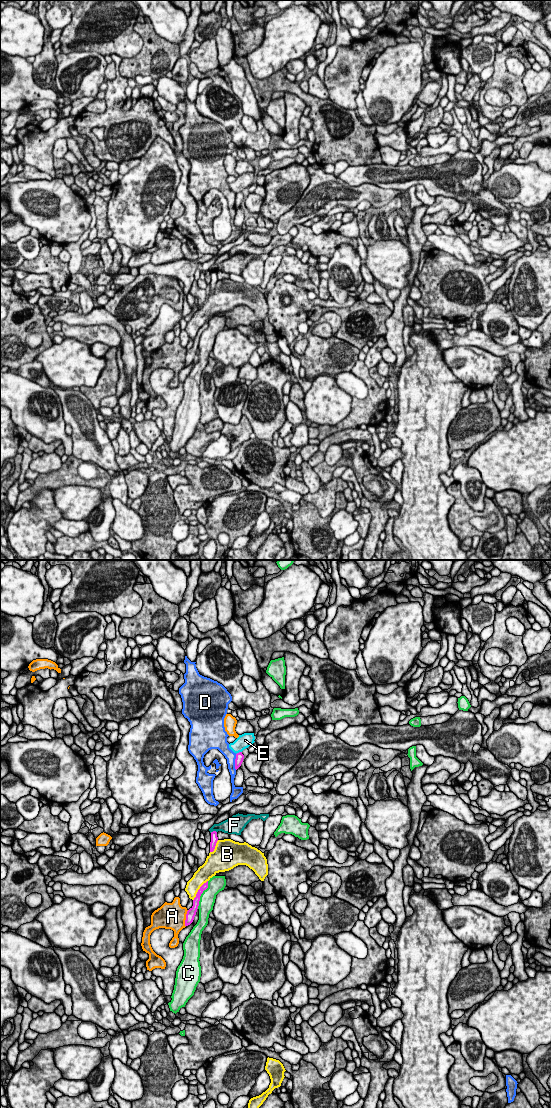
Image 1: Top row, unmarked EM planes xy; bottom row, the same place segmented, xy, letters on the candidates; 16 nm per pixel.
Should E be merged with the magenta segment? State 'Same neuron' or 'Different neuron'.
Same neuron

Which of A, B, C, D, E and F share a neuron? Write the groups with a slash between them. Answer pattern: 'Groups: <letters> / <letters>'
Groups: A / B / C / D / E / F

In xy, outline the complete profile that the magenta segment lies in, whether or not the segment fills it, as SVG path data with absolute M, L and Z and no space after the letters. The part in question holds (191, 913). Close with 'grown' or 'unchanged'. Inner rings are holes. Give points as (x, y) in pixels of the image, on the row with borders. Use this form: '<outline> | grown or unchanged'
M208 881L200 887L200 889L196 894L196 897L193 900L193 906L187 911L185 926L188 926L193 922L199 906L200 896L203 893L203 891L206 890L207 888L208 888Z | unchanged

